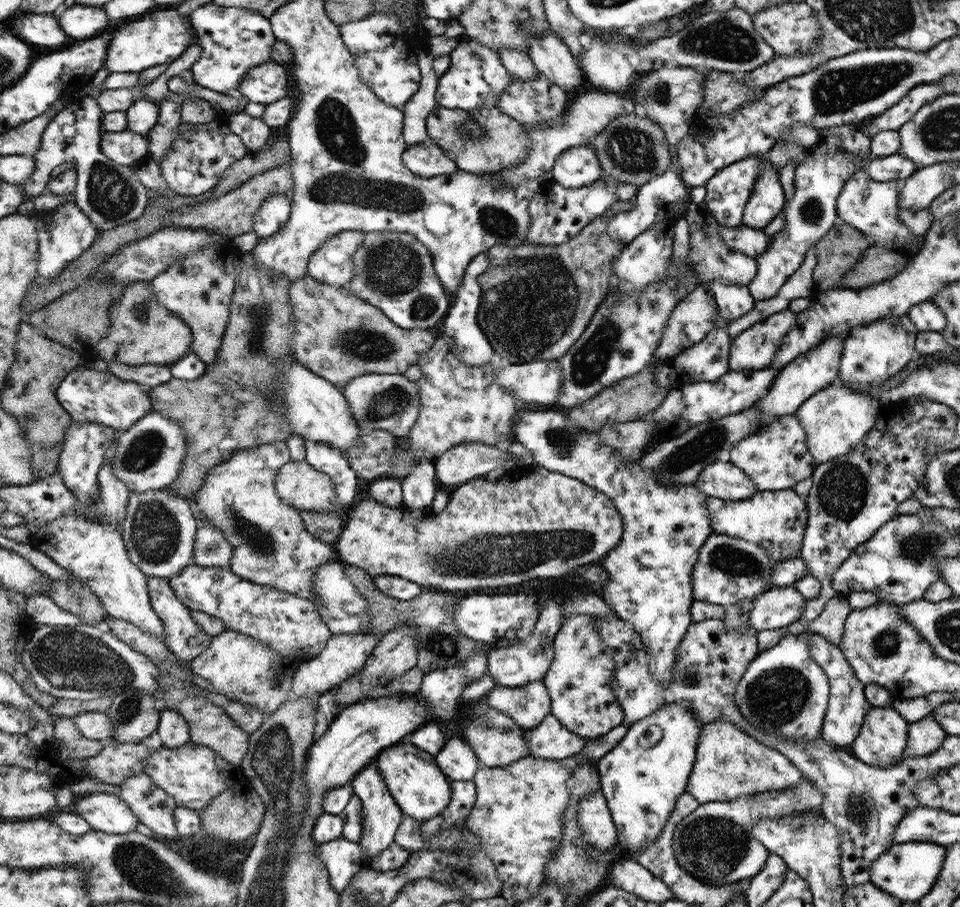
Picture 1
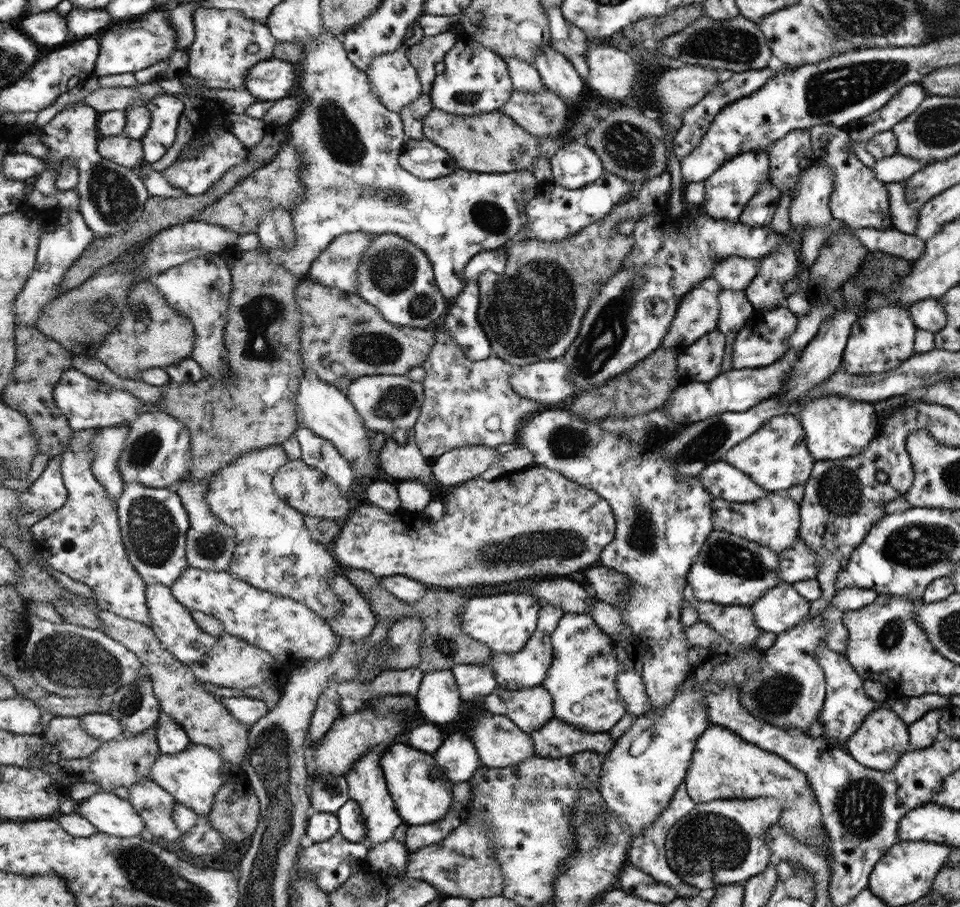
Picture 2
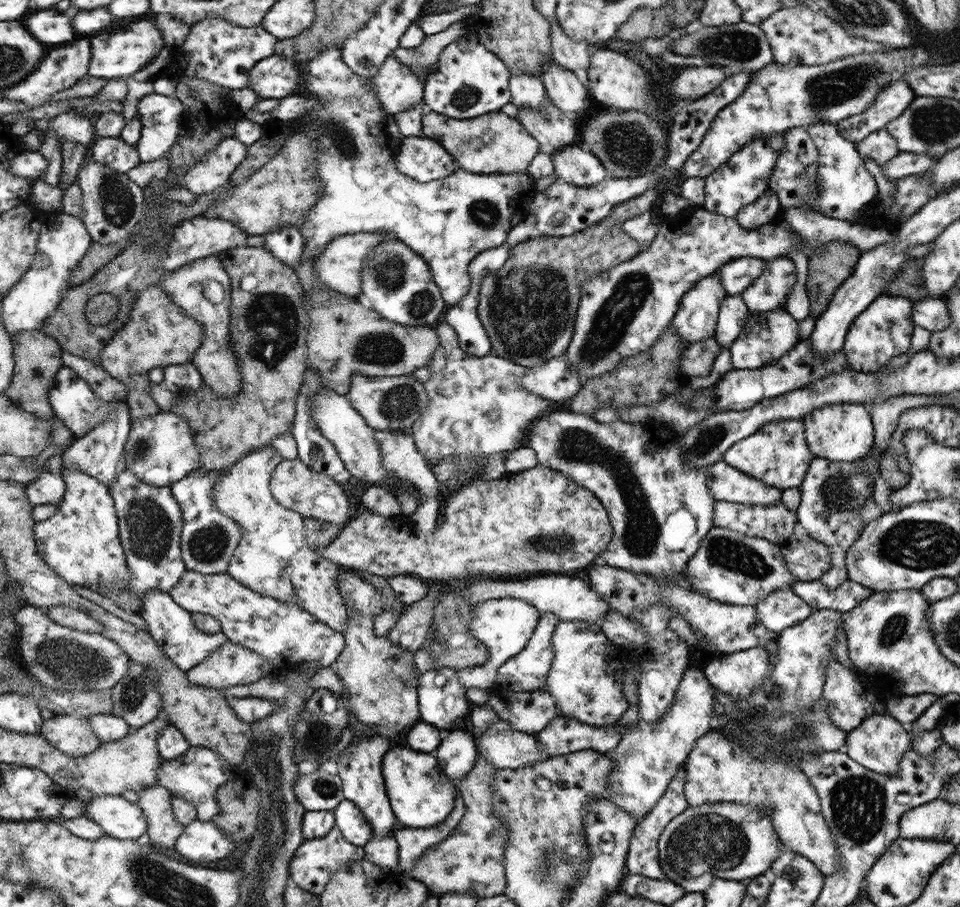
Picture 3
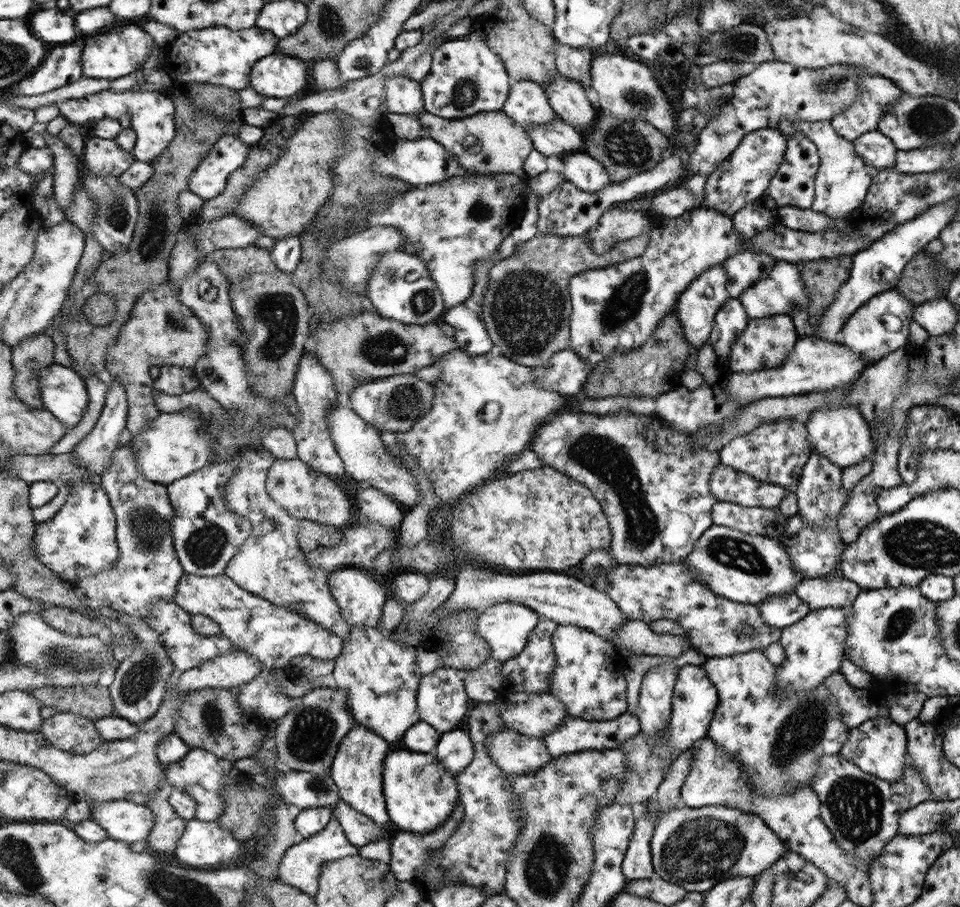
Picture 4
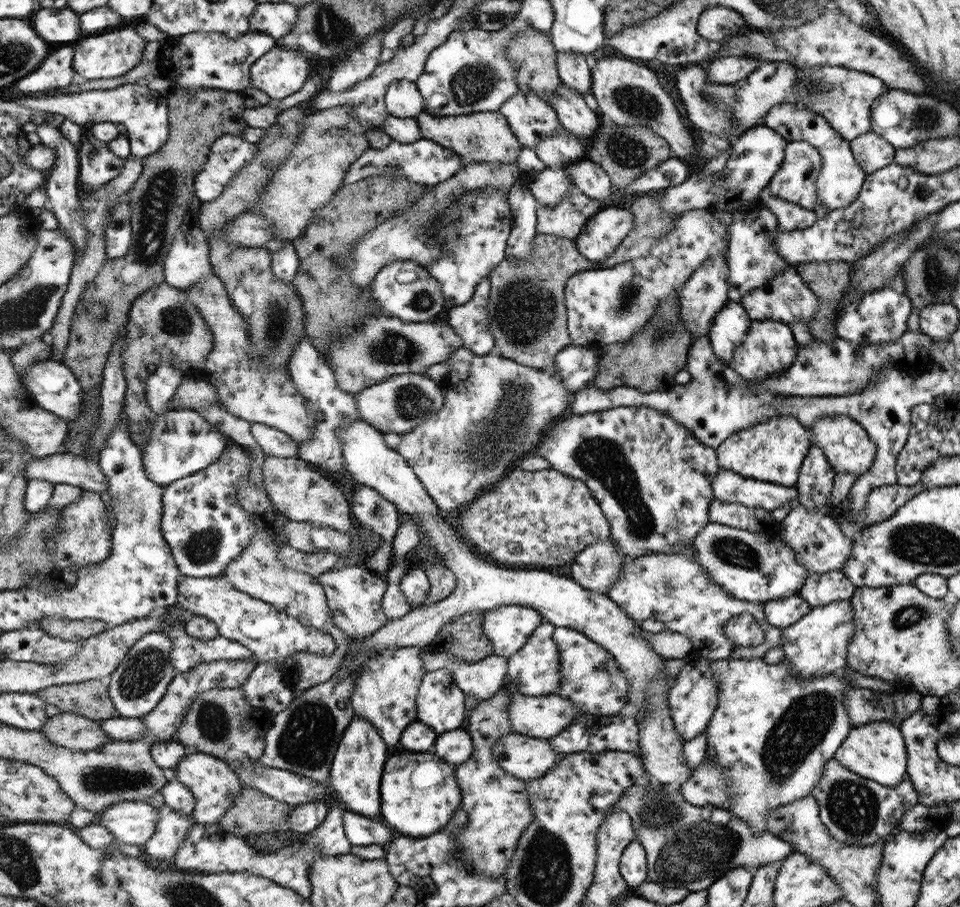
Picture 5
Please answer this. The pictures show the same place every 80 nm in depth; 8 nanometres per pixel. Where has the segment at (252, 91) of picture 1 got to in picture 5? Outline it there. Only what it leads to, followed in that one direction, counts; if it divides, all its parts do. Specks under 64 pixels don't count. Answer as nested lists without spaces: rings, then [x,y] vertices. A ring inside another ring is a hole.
[[[279,44],[251,66],[251,86],[275,100],[298,92],[308,76],[308,57],[296,49]]]

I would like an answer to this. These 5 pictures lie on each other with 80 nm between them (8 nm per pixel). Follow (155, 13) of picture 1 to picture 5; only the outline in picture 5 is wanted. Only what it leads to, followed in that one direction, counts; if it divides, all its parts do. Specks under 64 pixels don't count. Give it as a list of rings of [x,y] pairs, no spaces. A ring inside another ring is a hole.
[[[122,26],[118,31],[112,30],[112,34],[102,34],[102,36],[80,40],[75,48],[74,69],[78,79],[81,80],[116,78],[125,75],[140,64],[142,50],[146,50],[146,42],[132,28]]]

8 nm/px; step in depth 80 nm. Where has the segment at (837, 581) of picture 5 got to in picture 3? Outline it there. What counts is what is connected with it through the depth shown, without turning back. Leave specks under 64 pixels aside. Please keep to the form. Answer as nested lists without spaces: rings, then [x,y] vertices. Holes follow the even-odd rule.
[[[820,579],[808,582],[797,581],[790,589],[813,610],[831,609],[841,613],[856,608],[858,604],[868,600],[874,593],[861,584],[848,579],[834,590],[828,590]]]

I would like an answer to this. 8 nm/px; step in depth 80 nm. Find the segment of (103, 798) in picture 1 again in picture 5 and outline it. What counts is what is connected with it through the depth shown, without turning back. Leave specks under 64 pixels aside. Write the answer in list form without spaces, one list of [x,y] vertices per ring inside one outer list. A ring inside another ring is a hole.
[[[122,801],[109,806],[97,816],[120,844],[134,844],[142,848],[155,834],[159,809],[144,801]]]

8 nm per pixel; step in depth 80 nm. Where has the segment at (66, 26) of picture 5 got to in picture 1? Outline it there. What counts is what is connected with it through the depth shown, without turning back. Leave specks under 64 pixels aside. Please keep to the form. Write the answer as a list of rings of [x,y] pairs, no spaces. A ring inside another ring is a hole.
[[[30,13],[20,18],[14,28],[22,40],[28,44],[36,44],[40,48],[56,48],[70,40],[60,26],[57,14],[53,13]]]

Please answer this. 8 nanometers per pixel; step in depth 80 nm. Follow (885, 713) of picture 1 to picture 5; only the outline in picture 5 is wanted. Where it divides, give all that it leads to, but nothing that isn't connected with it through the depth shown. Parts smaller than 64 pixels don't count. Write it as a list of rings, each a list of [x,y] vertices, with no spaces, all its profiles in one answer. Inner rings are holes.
[[[877,721],[853,727],[833,758],[858,776],[884,786],[894,787],[907,776],[907,748],[895,722]]]

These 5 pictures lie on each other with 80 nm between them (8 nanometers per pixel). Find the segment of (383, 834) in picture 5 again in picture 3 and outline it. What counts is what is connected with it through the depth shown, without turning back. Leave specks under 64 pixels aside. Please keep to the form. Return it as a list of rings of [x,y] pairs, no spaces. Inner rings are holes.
[[[344,799],[332,811],[335,816],[335,825],[348,842],[356,846],[364,846],[374,838],[372,825],[351,800]]]

